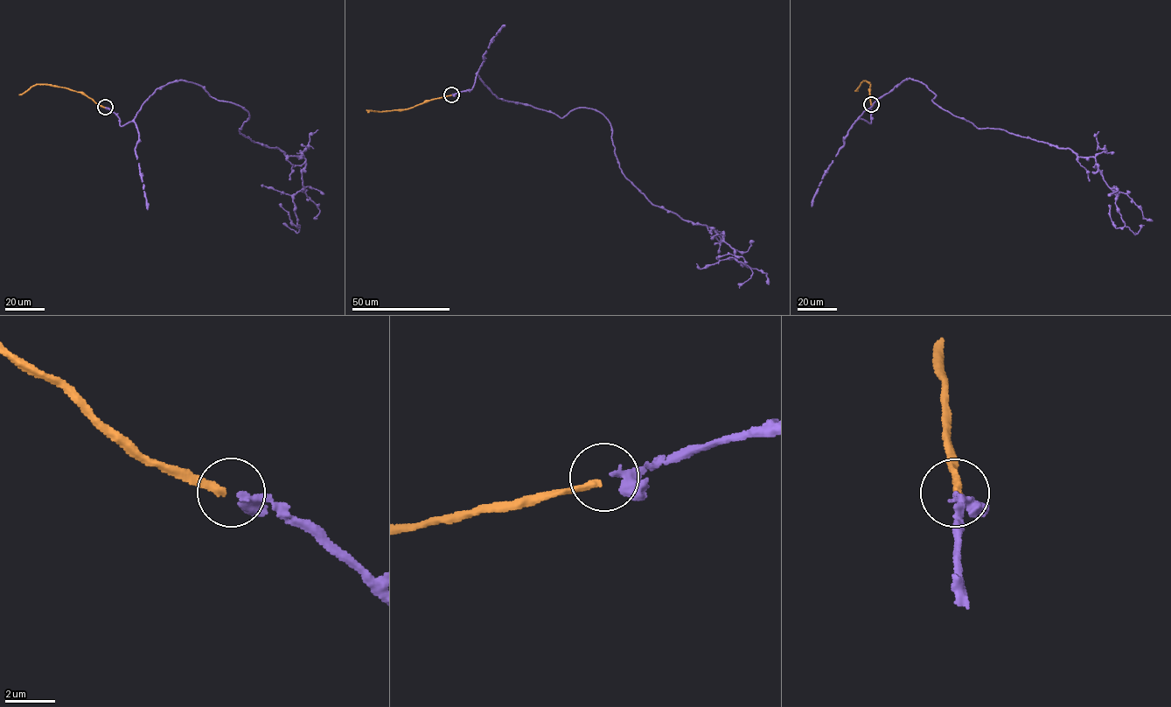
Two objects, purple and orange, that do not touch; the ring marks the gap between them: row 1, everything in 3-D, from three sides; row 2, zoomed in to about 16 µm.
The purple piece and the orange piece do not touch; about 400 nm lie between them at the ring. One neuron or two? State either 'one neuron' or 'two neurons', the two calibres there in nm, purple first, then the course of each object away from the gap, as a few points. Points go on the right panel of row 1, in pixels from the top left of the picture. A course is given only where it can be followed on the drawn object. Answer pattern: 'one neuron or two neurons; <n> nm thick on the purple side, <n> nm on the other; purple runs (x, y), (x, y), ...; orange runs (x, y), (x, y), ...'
one neuron; 280 nm thick on the purple side, 280 nm on the other; purple runs (871, 104), (868, 123), (862, 113), (902, 81), (924, 84), (977, 127), (1093, 157), (1124, 227), (1111, 205); orange runs (871, 104), (870, 84), (862, 80), (854, 91)

